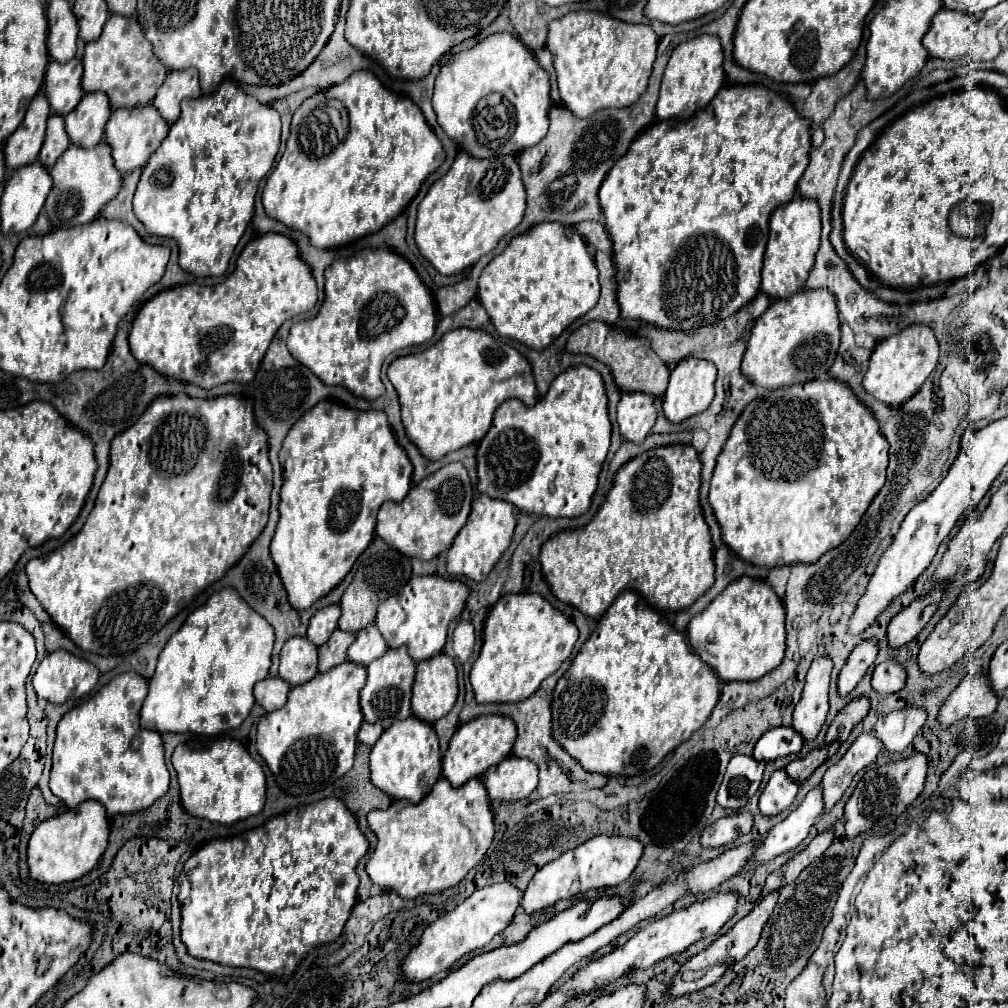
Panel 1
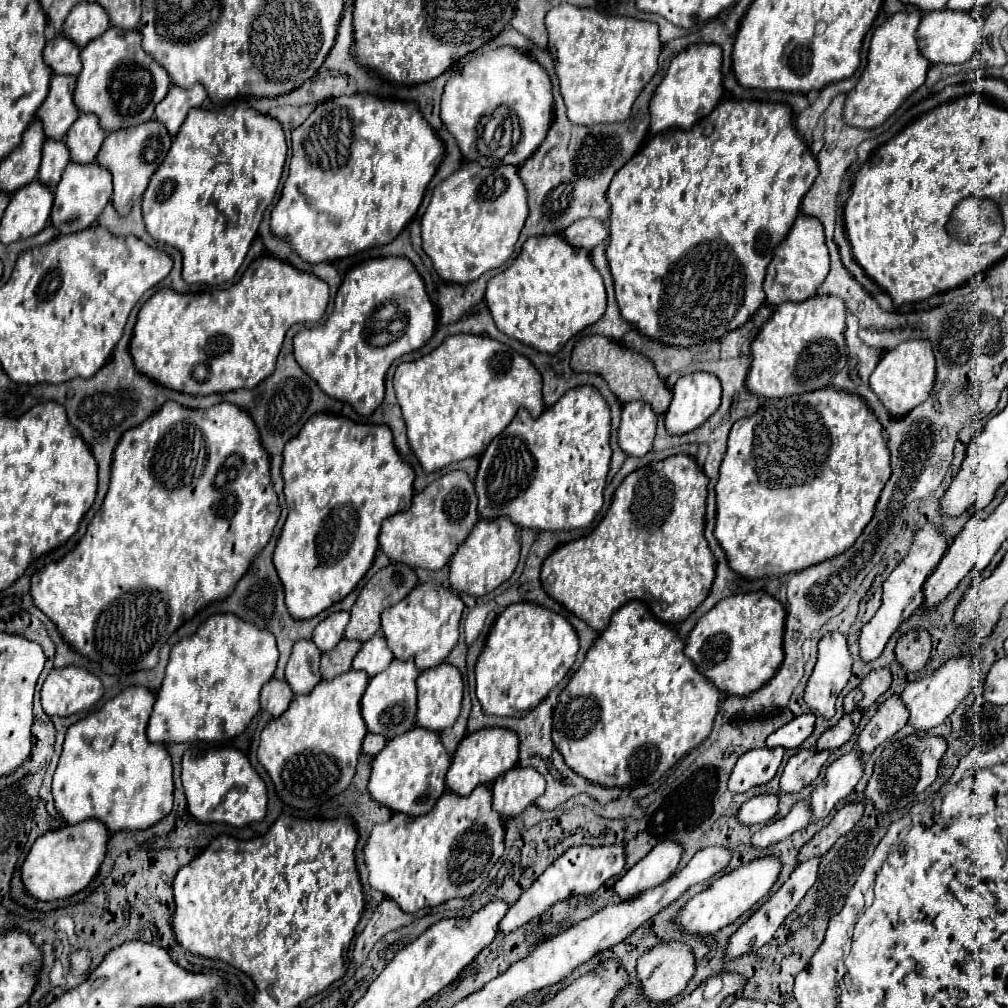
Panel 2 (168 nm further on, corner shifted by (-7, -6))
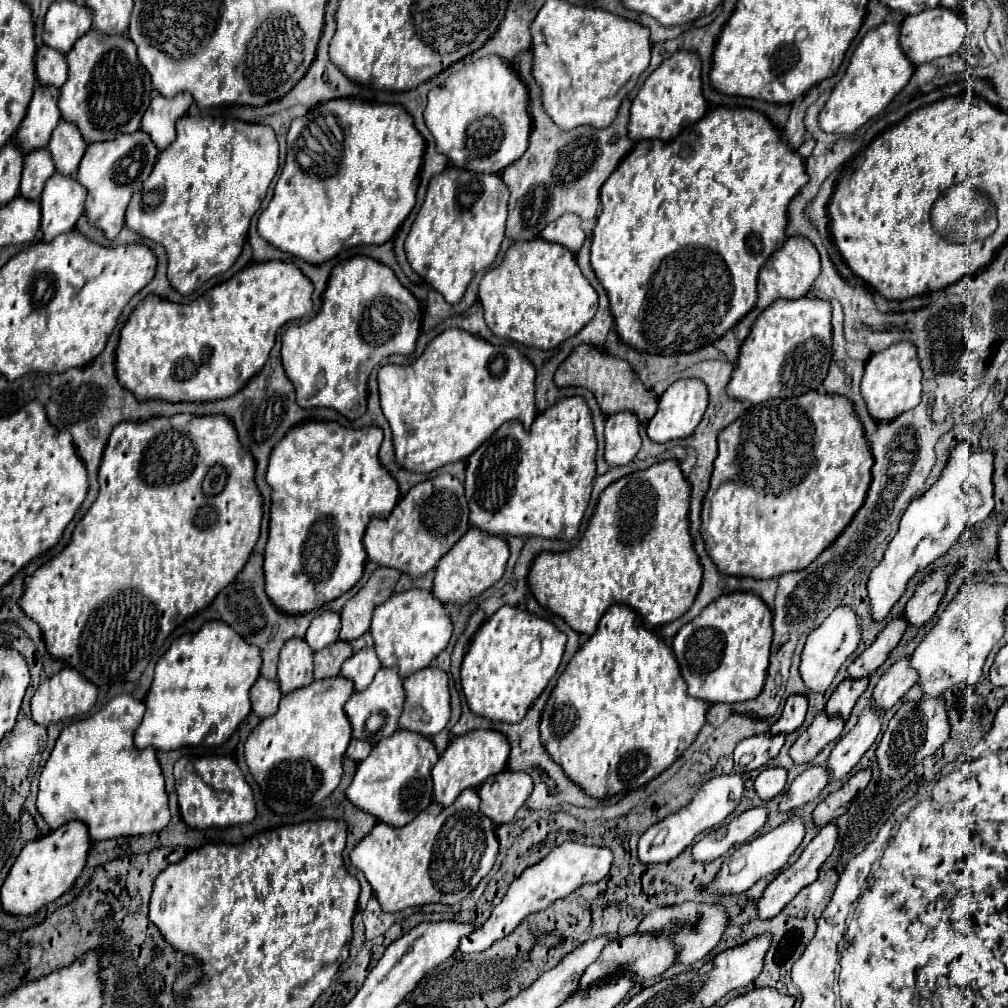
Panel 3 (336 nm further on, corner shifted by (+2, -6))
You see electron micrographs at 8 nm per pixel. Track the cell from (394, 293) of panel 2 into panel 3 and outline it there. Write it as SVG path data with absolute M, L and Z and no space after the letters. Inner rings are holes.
M355 256L347 262L337 264L331 270L327 290L323 292L323 306L311 322L291 326L283 334L281 362L287 378L293 382L297 392L297 404L305 408L333 408L345 418L355 420L367 408L367 378L371 370L385 358L395 352L411 354L415 350L415 340L421 328L421 310L415 296L401 286L393 270L385 264L367 258Z

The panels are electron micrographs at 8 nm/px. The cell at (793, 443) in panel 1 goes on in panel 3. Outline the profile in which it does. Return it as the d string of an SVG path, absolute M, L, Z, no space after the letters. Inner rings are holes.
M807 392L797 398L777 398L767 400L757 406L751 406L741 418L737 418L733 424L729 424L719 434L719 456L715 458L715 468L711 474L711 486L703 500L701 510L701 536L705 542L707 554L713 558L717 568L723 574L729 576L751 576L751 578L779 578L785 572L797 572L801 568L807 568L827 546L831 546L837 536L845 530L845 526L853 520L857 510L863 506L867 488L871 484L871 468L873 468L873 454L869 448L869 442L865 438L863 426L853 412L853 404L845 396L831 396L831 394L819 394L819 392Z

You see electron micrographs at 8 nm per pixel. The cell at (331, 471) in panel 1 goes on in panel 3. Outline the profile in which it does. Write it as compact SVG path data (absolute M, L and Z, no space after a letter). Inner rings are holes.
M303 422L293 426L293 430L289 430L289 434L285 434L285 438L273 448L271 458L269 458L269 468L267 468L267 484L271 486L271 524L269 524L269 538L267 538L267 546L265 546L265 592L271 598L271 602L283 612L283 614L307 614L335 598L339 598L341 594L345 594L349 588L353 588L357 584L357 580L363 574L363 566L367 560L365 548L361 544L361 538L365 534L365 528L369 524L371 518L387 518L391 514L391 510L395 508L397 500L399 500L399 486L397 480L381 466L379 462L379 446L381 446L381 428L379 426L369 426L369 428L343 428L337 422Z

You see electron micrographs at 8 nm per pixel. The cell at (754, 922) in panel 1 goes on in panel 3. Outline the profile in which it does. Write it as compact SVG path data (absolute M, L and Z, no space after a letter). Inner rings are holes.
M835 822L823 826L823 828L817 832L817 836L809 842L809 846L803 850L803 854L799 856L799 860L779 872L779 876L765 888L761 900L757 902L757 908L759 908L759 916L761 916L761 918L771 918L771 916L779 914L779 910L781 910L787 902L791 902L791 900L801 892L801 888L809 886L809 884L817 878L819 866L827 860L827 856L833 852L833 848L835 848L835 844L837 844L837 834L839 834L839 830L837 830L837 824L835 824Z

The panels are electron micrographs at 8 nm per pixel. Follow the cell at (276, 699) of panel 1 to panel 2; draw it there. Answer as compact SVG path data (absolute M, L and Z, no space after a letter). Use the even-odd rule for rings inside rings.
M272 678L268 684L264 684L262 694L260 694L260 704L264 710L268 710L274 718L282 716L286 708L290 706L294 698L294 692L290 690L286 680L276 680Z

